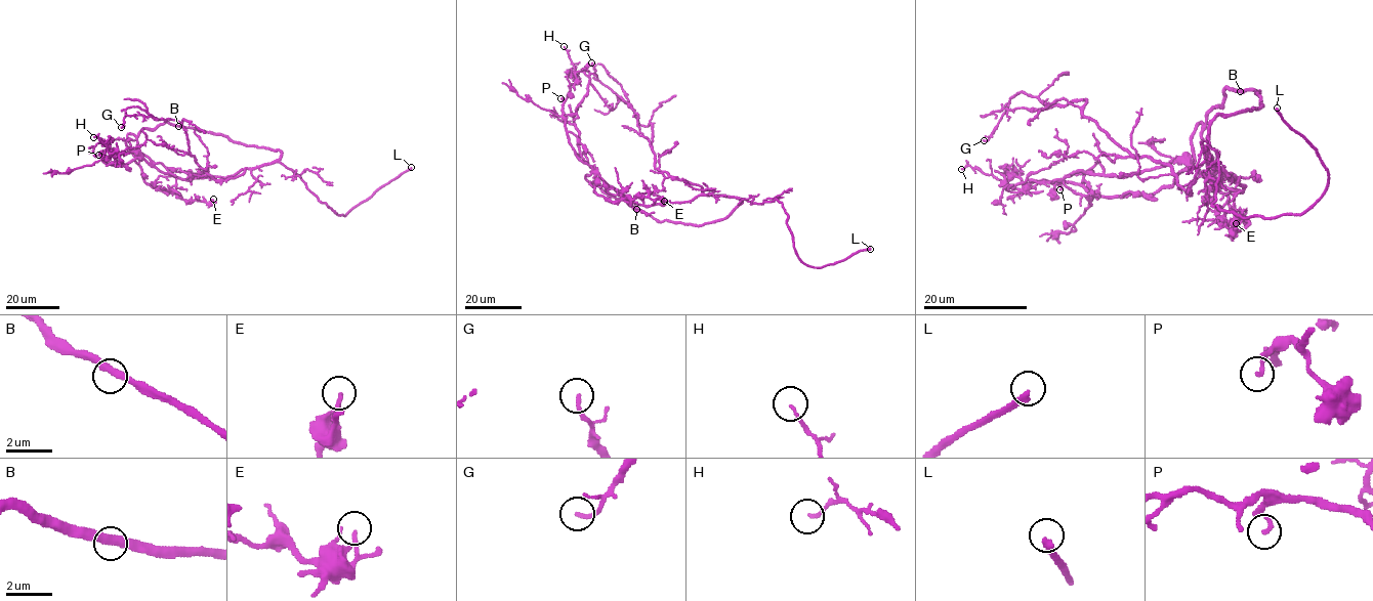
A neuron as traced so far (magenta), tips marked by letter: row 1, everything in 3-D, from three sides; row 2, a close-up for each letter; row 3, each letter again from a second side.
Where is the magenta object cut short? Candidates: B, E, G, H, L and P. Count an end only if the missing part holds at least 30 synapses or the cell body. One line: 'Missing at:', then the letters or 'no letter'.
Missing at: L, P

